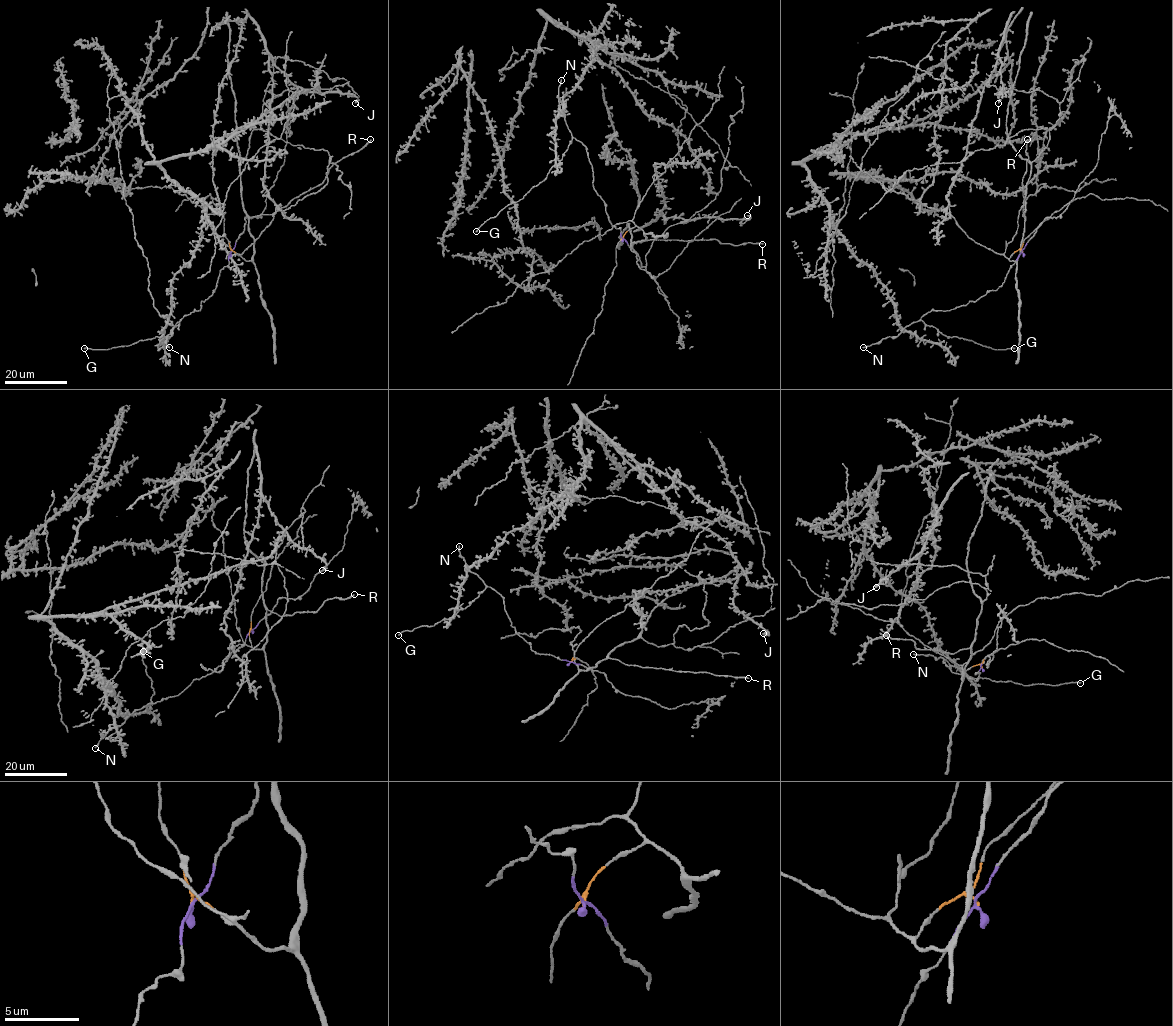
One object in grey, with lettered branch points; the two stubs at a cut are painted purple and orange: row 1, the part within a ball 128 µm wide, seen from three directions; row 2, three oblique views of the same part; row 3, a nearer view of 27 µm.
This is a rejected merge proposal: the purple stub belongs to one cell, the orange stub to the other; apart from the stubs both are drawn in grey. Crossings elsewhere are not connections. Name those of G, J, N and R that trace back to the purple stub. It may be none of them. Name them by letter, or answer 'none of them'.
G, N

